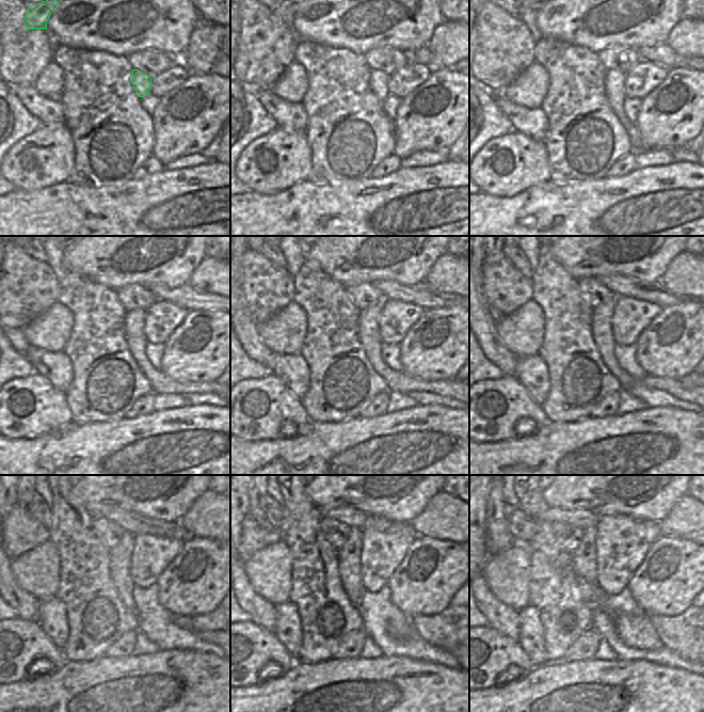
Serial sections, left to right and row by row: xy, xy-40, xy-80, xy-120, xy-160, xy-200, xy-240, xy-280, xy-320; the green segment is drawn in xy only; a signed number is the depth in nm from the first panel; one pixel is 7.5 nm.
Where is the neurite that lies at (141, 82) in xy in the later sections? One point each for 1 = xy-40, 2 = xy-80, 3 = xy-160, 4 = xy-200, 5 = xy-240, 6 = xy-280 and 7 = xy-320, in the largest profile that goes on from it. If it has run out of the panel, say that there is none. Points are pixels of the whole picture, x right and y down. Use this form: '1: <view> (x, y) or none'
1: xy-40 (378, 80)
2: xy-80 (614, 81)
3: xy-160 (368, 331)
4: xy-200 (601, 320)
5: xy-240 (120, 554)
6: xy-280 (350, 554)
7: xy-320 (584, 559)

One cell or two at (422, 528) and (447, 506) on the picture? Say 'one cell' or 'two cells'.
one cell

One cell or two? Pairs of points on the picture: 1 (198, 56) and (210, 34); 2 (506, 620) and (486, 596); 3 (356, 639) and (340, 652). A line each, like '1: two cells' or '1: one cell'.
1: one cell
2: one cell
3: one cell

